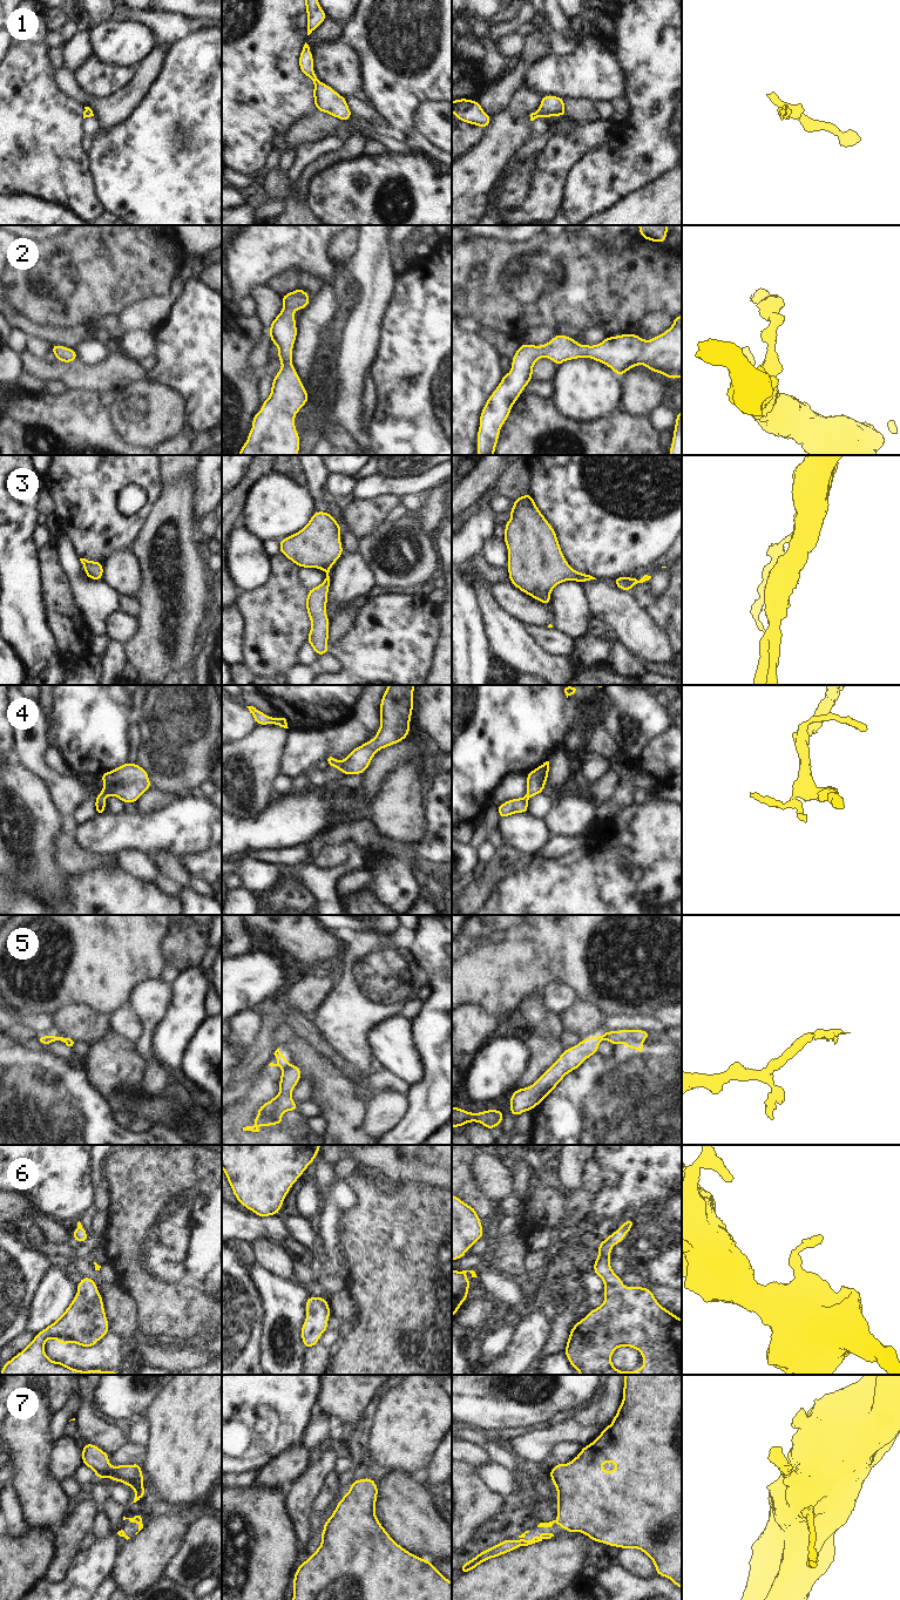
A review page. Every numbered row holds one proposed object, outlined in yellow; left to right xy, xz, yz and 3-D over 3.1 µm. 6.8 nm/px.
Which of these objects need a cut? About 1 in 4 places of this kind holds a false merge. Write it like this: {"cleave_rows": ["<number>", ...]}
{"cleave_rows": ["5"]}

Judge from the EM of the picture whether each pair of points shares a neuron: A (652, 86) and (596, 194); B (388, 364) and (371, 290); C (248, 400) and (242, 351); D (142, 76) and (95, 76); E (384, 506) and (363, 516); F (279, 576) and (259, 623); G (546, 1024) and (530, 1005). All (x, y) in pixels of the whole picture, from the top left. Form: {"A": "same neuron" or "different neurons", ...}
{"A": "same neuron", "B": "different neurons", "C": "same neuron", "D": "different neurons", "E": "same neuron", "F": "same neuron", "G": "same neuron"}

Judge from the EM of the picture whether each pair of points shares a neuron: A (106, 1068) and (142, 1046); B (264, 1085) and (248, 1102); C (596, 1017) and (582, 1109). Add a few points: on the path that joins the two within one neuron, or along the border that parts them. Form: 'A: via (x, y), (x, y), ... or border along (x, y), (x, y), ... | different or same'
A: border along (133, 1043), (133, 1049), (147, 1058) | different
B: via (261, 1089), (251, 1098) | same
C: border along (606, 1031), (601, 1035) | different

